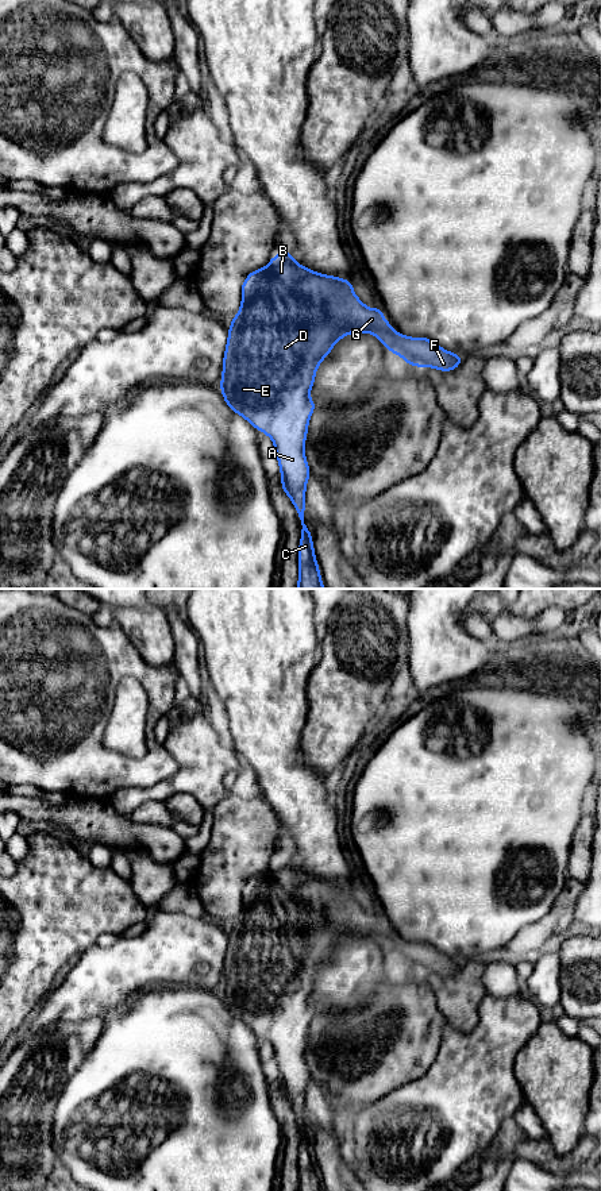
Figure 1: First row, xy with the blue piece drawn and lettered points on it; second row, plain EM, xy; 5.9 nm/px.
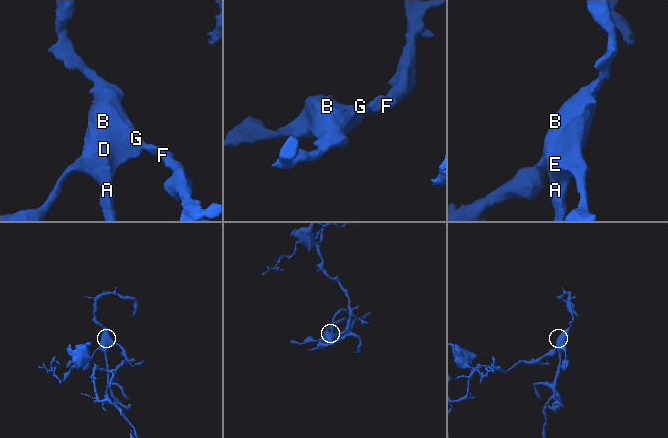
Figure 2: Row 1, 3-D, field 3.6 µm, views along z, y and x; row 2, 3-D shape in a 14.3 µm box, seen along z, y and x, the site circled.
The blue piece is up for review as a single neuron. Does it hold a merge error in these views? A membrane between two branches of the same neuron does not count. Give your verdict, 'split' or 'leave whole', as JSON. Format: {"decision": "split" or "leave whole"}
{"decision": "leave whole"}

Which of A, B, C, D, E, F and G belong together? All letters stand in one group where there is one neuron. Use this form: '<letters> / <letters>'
A B C D E F G

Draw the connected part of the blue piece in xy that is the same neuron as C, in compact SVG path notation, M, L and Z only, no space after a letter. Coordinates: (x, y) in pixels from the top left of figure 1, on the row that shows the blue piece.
M288 250L273 257L266 267L254 270L243 281L242 305L228 329L219 386L232 412L242 415L274 442L282 479L281 490L296 506L303 531L297 589L324 589L312 535L304 519L305 487L311 475L304 446L308 423L316 408L309 392L320 362L338 340L352 332L375 335L390 352L398 354L412 366L451 371L462 362L462 355L443 350L434 340L397 334L385 320L381 308L369 309L355 296L352 282L309 270L293 261Z

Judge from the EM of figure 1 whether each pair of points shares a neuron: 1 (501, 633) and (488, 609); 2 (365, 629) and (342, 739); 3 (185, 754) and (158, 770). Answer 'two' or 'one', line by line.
1: two
2: one
3: two

